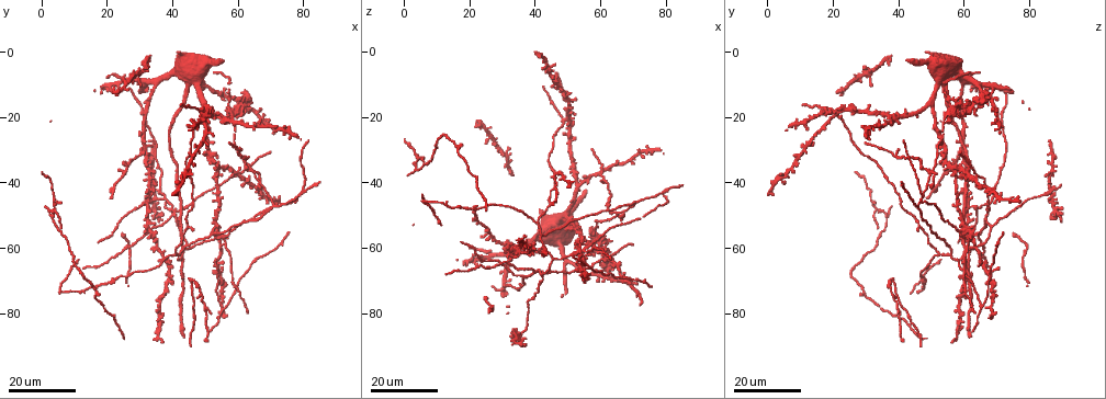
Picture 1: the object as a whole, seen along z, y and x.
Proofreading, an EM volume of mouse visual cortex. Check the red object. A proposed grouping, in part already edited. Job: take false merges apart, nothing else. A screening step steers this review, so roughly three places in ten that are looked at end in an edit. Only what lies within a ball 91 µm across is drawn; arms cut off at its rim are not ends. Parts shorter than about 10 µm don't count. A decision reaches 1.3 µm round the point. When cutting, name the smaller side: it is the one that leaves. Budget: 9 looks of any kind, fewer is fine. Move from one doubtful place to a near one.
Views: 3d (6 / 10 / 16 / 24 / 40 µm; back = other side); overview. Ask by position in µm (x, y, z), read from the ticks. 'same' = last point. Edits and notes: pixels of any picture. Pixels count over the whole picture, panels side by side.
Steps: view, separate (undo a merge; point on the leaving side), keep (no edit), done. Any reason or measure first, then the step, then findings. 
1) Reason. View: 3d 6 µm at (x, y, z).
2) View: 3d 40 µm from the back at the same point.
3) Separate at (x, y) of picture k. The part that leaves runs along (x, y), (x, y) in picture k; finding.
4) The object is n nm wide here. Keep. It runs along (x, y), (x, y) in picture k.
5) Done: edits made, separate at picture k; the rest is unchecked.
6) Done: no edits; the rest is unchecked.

Two arms in line, one across. View: 3d 16 µm at (55, 77, 65).

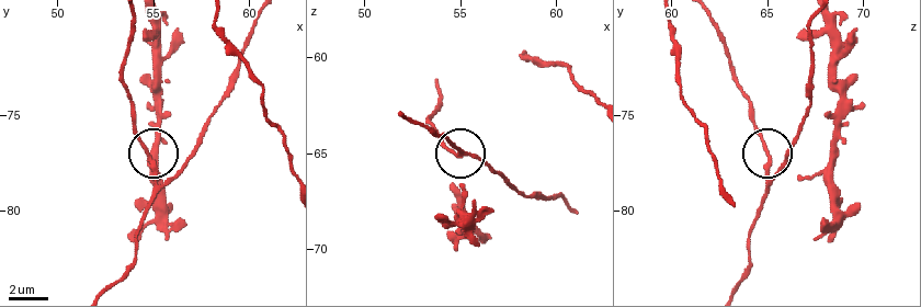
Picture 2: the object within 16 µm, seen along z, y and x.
View: 3d 10 µm at (54.8, 77.4, 65.0).

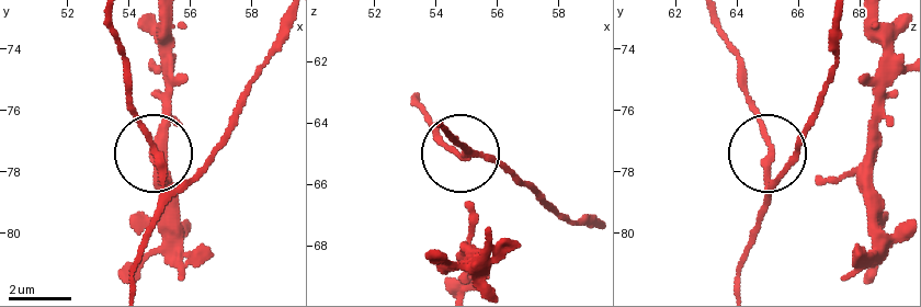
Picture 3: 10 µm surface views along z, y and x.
3 arms meet here. Keep. One neuron here.

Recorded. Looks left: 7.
Arms part here. View: 3d 24 µm at (40, 50, 67).

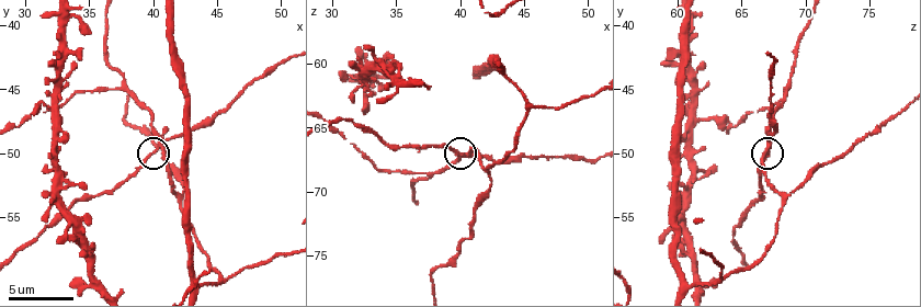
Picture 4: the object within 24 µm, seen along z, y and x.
Zoom in. View: 3d 6 µm at (40.0, 50.0, 67.0).

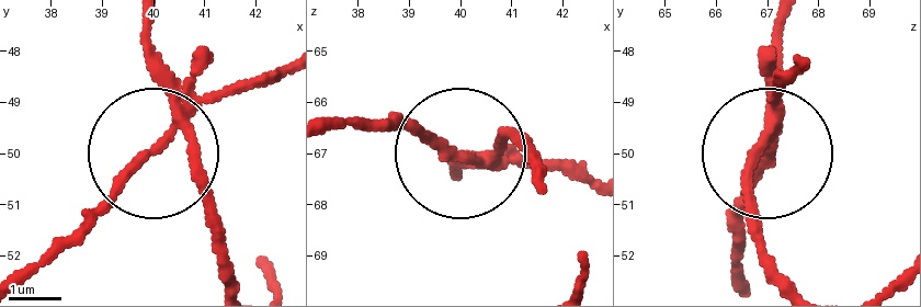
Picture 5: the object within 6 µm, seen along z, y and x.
The side arm is 48 µm long. Separate at (140, 166) of picture 5. The part that leaves runs along (186, 110), (287, 75) in picture 5; a second neuron is stuck on.

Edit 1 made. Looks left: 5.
Three arms meet. View: 3d 10 µm at (42.2, 53.2, 68.2).

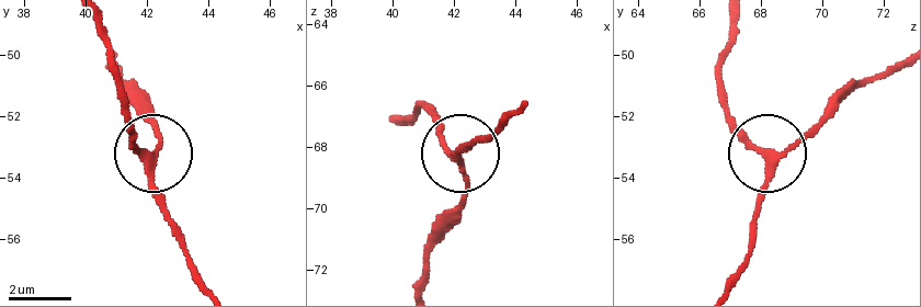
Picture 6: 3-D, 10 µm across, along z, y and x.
Keep. It runs along (208, 288), (184, 257), (150, 170), (158, 139), (150, 102) in picture 6; one neuron here.

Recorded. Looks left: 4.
Three-way junction. View: 3d 24 µm at (41, 62, 56).

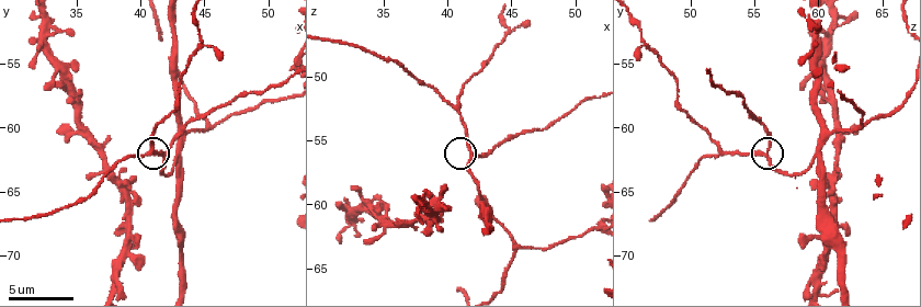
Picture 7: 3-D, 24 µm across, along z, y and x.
View: 3d 10 µm at (41.8, 62.2, 55.8).

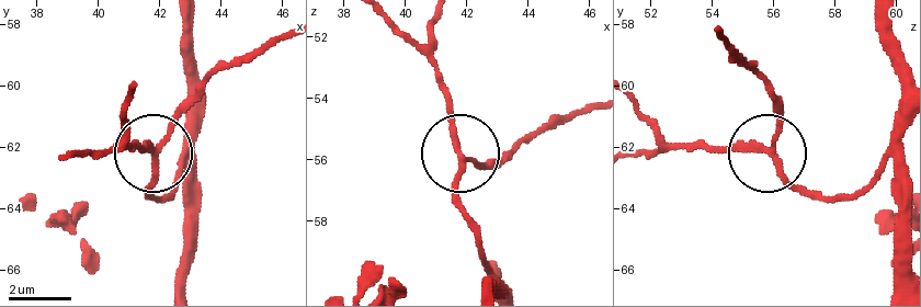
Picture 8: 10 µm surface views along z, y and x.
3 arms meet here. Keep. It runs along (893, 20), (901, 137), (854, 190), (785, 177), (775, 93) in picture 8; continuous, no second neuron.

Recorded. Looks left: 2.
Done: edits made, separate at picture 5; the rest is unchecked.

